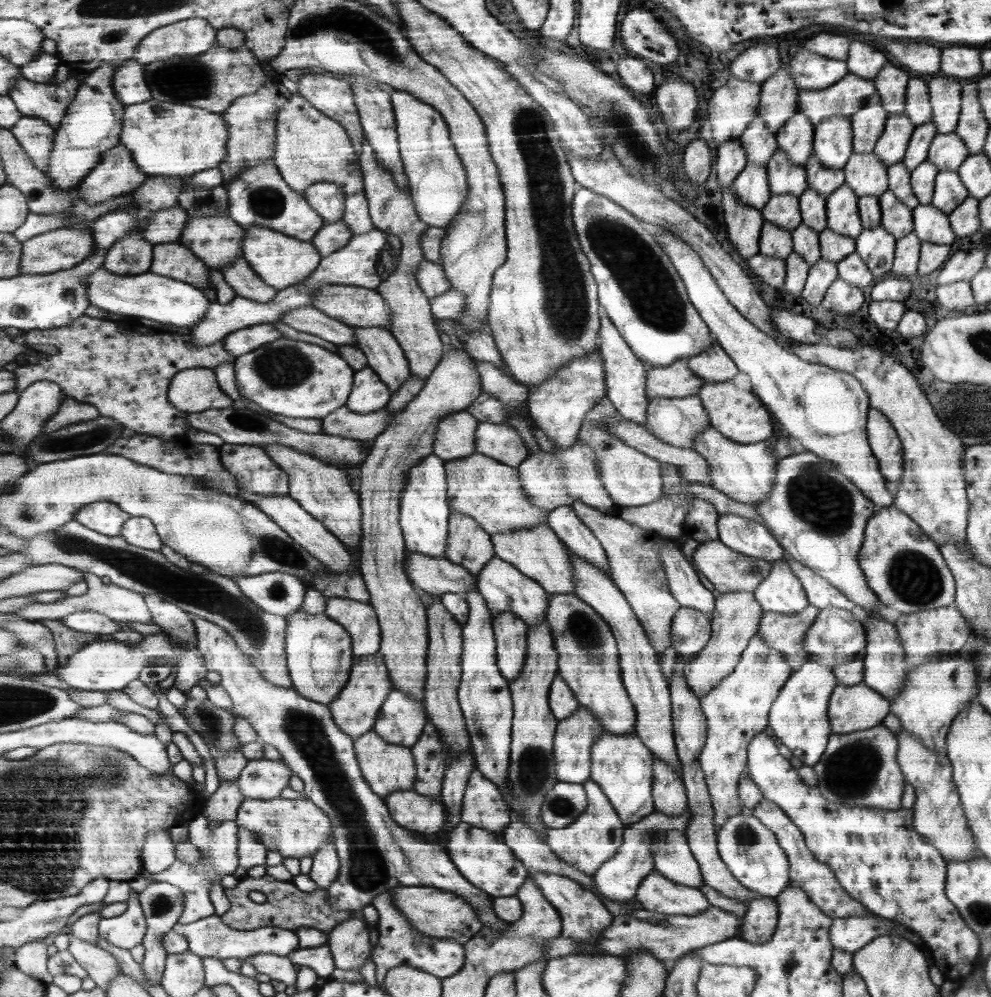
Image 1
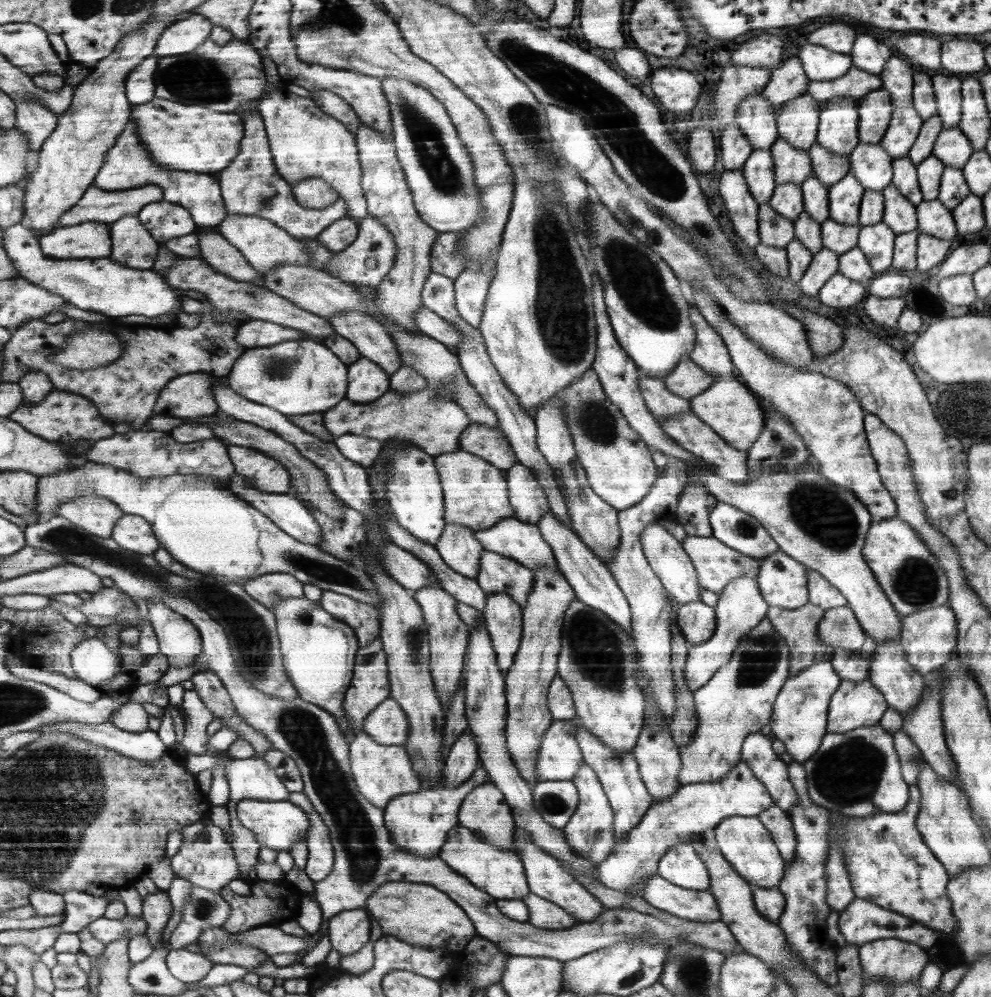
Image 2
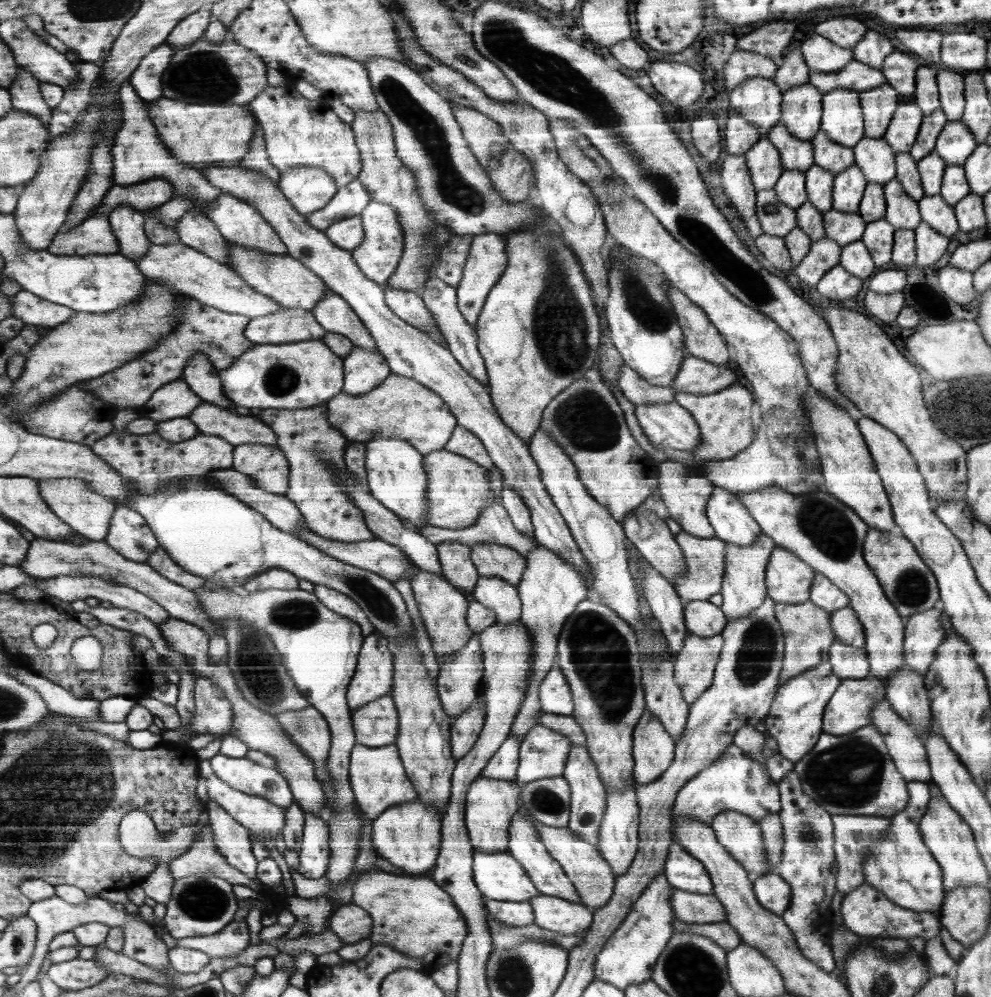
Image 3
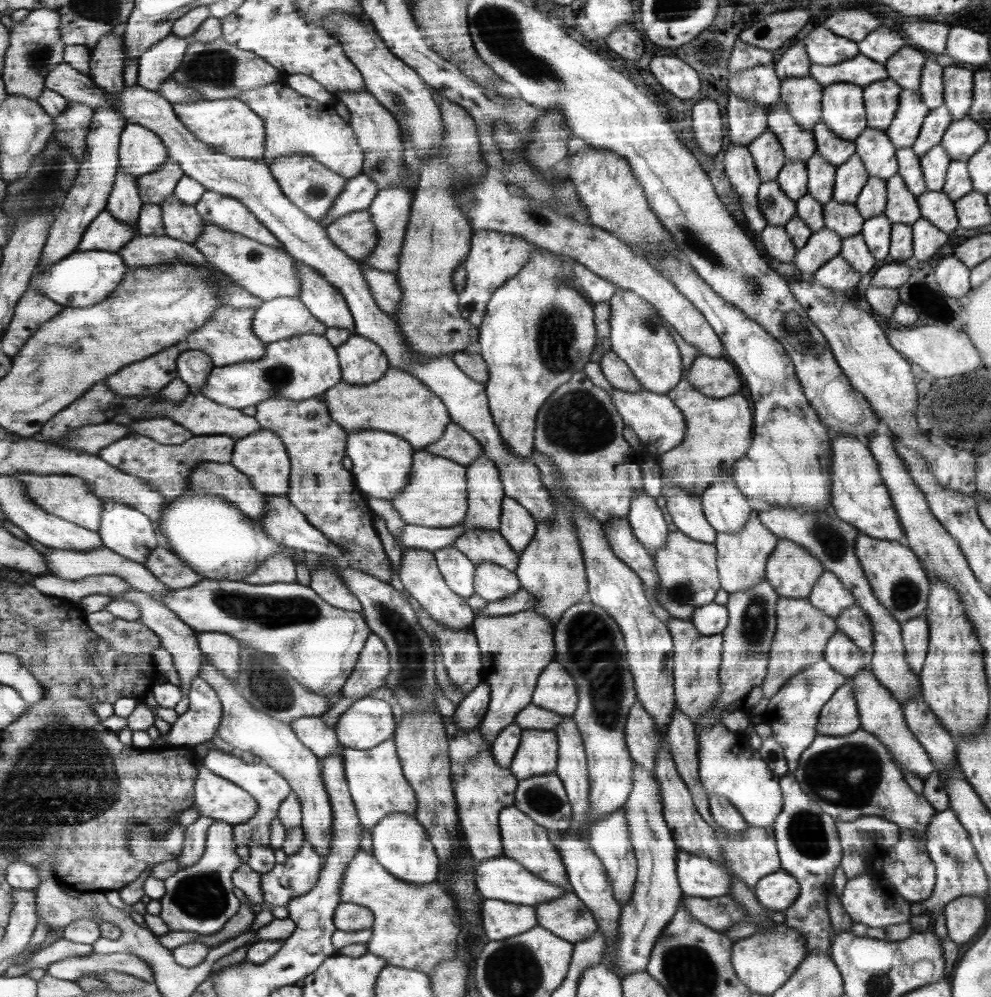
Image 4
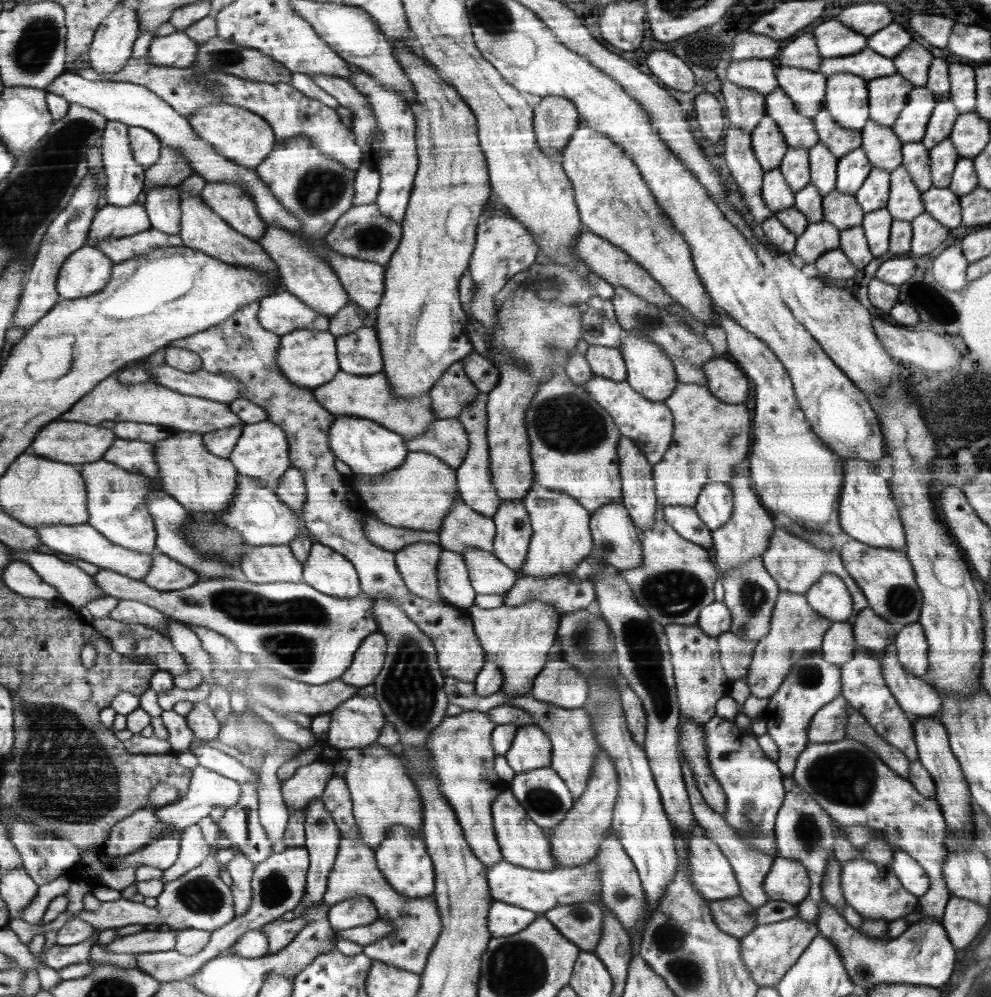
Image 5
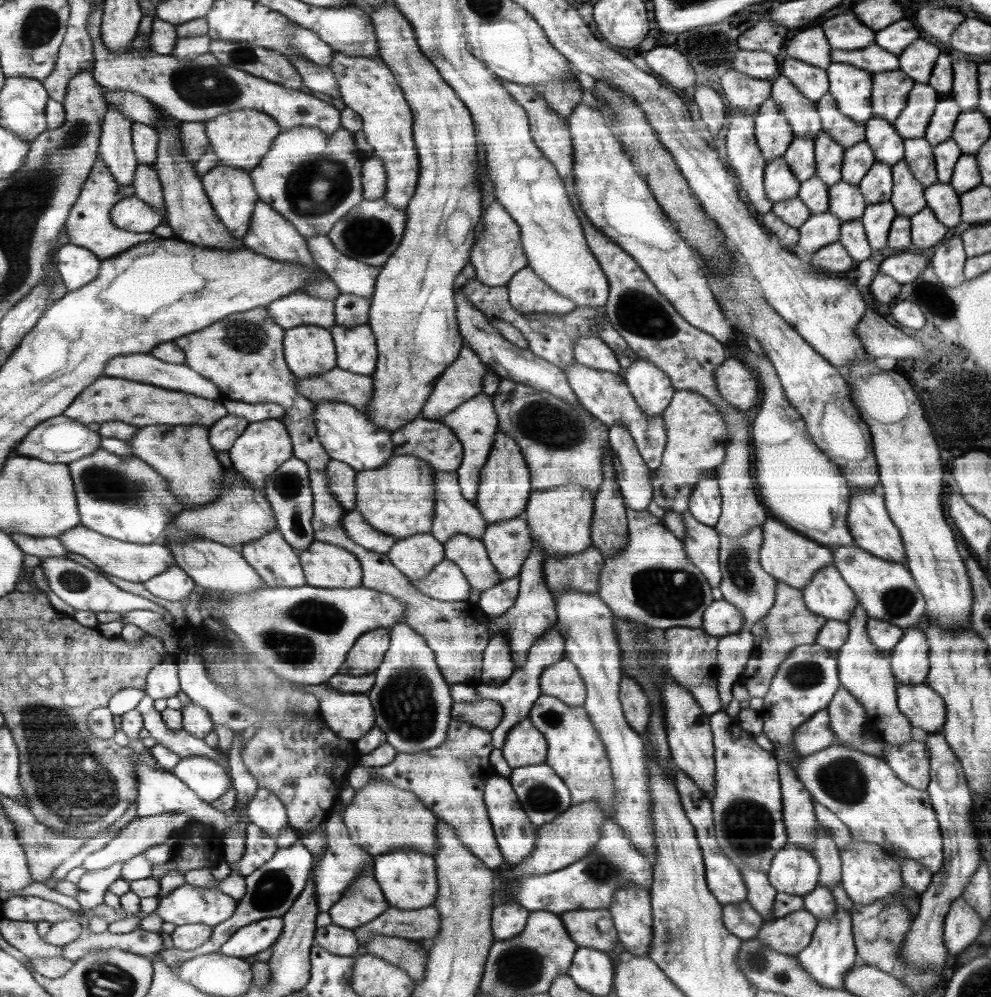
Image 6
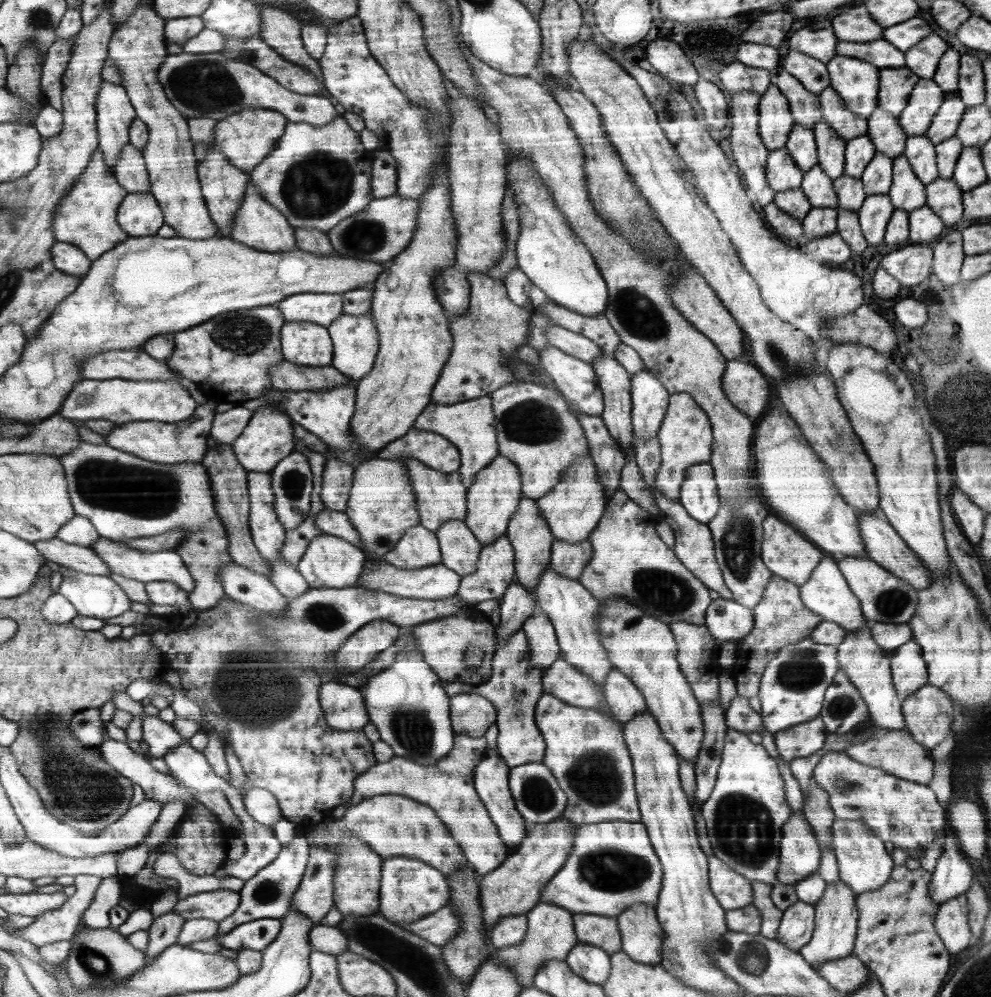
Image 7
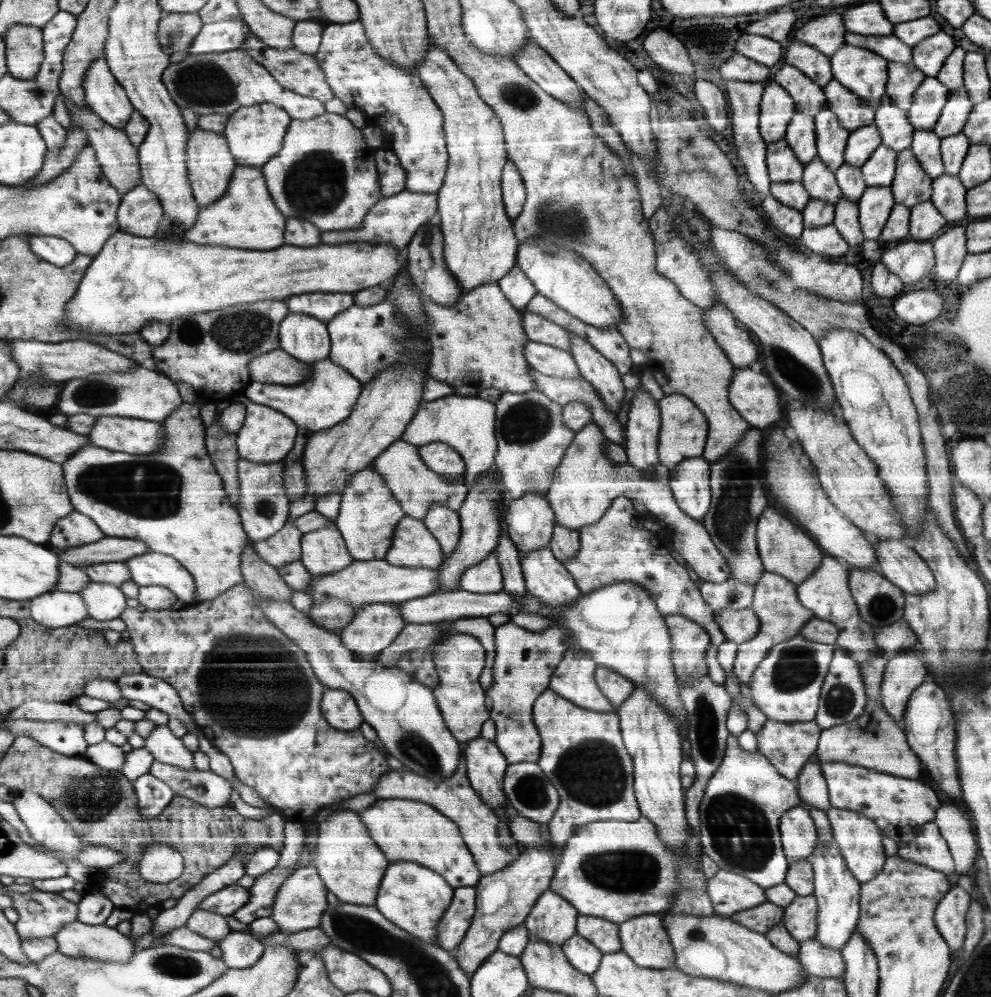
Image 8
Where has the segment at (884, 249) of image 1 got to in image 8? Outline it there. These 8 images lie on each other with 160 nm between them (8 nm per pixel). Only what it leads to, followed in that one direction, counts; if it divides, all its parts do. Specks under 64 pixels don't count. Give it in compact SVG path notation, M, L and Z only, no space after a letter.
M885 186L867 187L856 203L864 238L877 240L895 205L892 189Z

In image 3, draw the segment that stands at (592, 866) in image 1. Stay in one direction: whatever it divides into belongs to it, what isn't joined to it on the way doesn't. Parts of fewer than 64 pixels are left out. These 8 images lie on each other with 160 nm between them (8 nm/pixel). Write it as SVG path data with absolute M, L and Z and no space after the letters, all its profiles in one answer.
M572 744L569 760L561 776L567 779L571 787L571 815L570 825L567 828L585 842L597 847L601 838L601 826L607 812L608 792L598 767L586 747Z

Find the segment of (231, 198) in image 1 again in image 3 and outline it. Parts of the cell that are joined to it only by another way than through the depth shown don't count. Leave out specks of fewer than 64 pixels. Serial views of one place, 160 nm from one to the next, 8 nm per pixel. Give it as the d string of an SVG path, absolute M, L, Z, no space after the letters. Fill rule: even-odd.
M262 126L255 129L255 138L251 141L250 152L236 164L245 169L260 171L266 178L269 178L269 180L272 180L277 185L280 182L281 171L271 164L267 154L265 133ZM357 179L338 189L338 192L323 209L306 214L307 221L318 230L325 230L335 222L359 215L371 201L371 195Z

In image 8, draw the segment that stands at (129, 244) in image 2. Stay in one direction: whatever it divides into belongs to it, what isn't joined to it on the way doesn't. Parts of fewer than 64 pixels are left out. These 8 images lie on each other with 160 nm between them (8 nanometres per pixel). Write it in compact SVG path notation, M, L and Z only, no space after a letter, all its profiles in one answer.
M105 56L92 64L84 79L86 105L105 123L124 129L136 110L127 91L111 73Z

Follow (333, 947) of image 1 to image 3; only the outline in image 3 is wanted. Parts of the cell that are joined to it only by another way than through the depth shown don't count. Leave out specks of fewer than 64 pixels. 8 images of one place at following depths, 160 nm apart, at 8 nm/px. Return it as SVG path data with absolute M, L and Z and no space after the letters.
M354 902L332 912L330 928L341 938L343 945L356 944L371 936L374 920L367 910Z

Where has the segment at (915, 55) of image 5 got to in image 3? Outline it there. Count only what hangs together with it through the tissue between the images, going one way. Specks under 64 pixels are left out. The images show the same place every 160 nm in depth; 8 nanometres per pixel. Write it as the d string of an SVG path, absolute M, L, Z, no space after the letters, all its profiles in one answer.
M894 50L890 56L886 56L881 66L882 74L886 83L893 86L900 96L914 94L916 70L920 63L908 52Z

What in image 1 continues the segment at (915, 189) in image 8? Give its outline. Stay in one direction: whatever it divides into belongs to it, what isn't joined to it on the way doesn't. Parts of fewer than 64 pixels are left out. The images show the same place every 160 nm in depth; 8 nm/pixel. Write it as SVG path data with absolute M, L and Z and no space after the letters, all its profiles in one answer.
M890 191L879 196L881 208L881 226L897 240L913 231L912 209L908 208L899 198Z

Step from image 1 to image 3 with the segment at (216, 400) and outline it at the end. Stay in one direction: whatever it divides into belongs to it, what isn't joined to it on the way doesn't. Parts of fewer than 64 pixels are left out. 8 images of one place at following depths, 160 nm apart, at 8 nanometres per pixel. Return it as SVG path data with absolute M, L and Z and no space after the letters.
M182 378L165 383L152 394L149 402L138 408L139 416L152 420L170 420L170 418L188 417L202 402Z

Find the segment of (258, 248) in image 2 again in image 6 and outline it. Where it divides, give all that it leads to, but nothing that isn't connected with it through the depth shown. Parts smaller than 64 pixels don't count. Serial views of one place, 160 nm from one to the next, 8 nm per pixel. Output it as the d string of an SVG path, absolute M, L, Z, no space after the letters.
M220 164L212 168L210 172L206 172L201 178L204 190L207 191L207 197L215 209L215 213L219 215L224 226L236 239L242 239L248 232L255 204L259 200L251 175L243 169Z

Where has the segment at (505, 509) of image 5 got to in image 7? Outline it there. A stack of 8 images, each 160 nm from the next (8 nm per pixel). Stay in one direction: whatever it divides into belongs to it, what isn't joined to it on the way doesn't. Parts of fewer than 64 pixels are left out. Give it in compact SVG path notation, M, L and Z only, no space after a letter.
M506 535L482 548L478 570L462 576L456 596L470 605L501 598L515 578L515 549Z

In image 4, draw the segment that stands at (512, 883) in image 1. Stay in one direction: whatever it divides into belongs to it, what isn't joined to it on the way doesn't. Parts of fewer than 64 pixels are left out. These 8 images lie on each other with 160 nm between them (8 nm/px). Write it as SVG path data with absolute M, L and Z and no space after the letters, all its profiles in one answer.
M500 856L480 861L475 868L475 882L477 889L485 899L516 903L517 905L530 905L535 907L542 902L560 898L567 892L565 888L550 882L544 882L538 875L532 874L516 859Z

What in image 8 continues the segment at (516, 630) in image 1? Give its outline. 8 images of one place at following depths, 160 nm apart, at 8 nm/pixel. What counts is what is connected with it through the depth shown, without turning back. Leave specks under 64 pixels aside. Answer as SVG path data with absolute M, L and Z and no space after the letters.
M436 505L428 512L426 518L421 521L439 539L440 546L443 549L444 560L446 560L455 552L460 542L462 521L459 518L459 514L448 507Z

